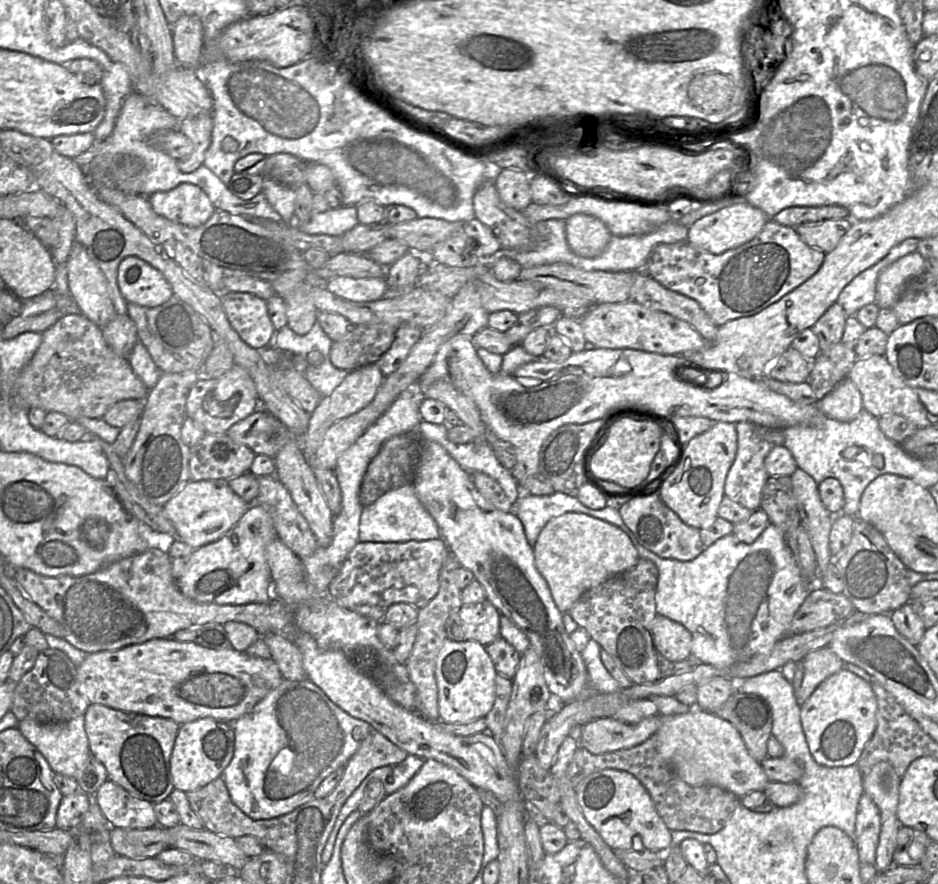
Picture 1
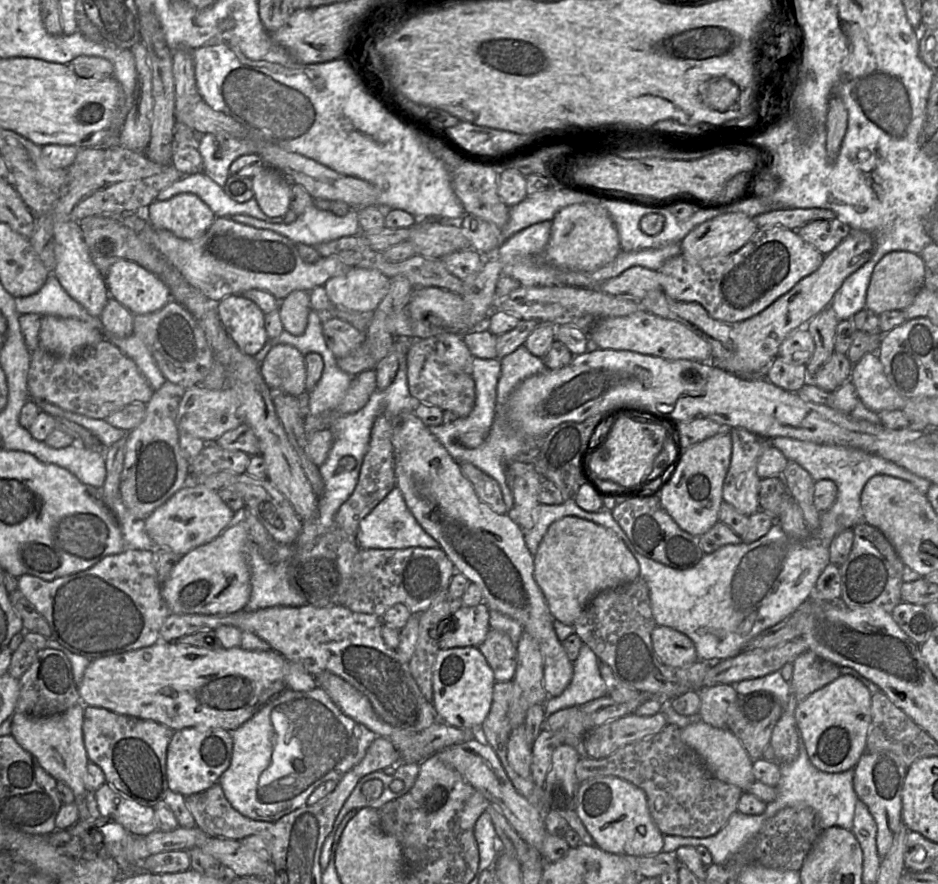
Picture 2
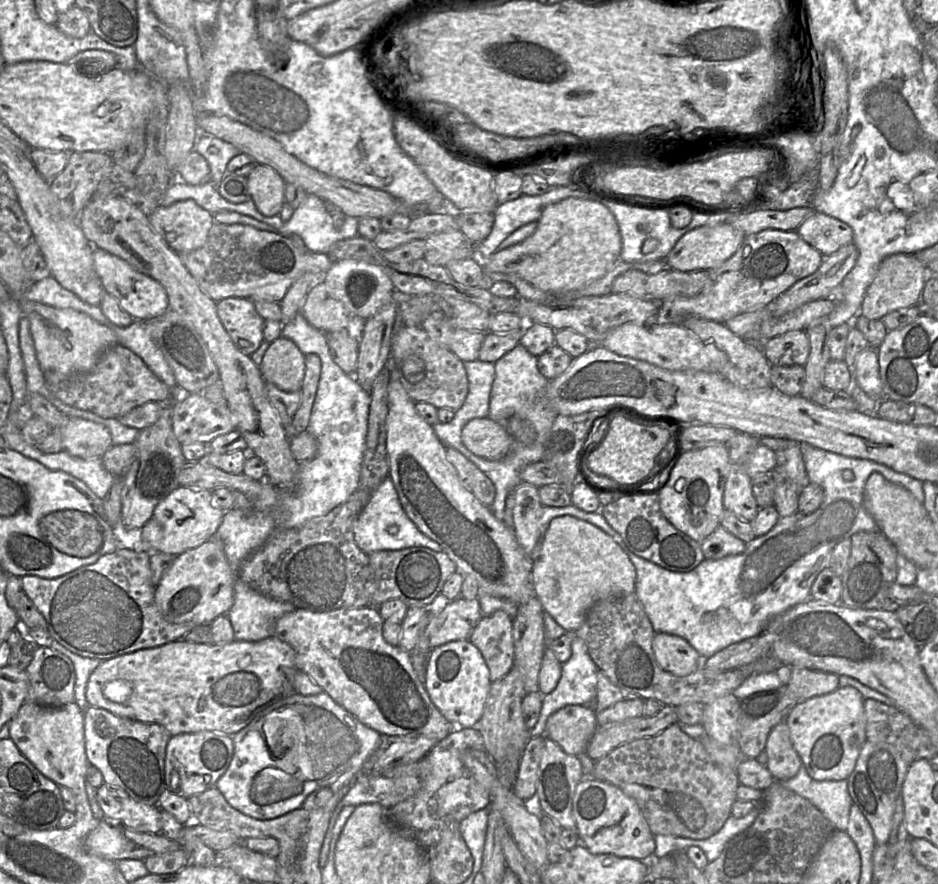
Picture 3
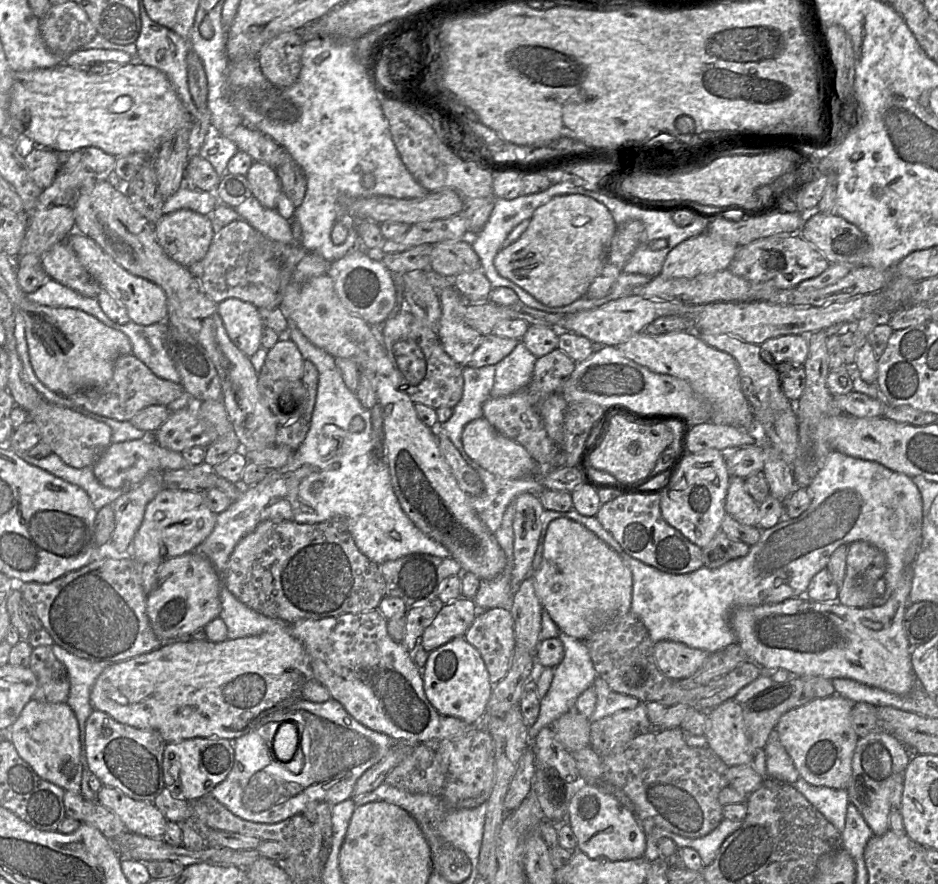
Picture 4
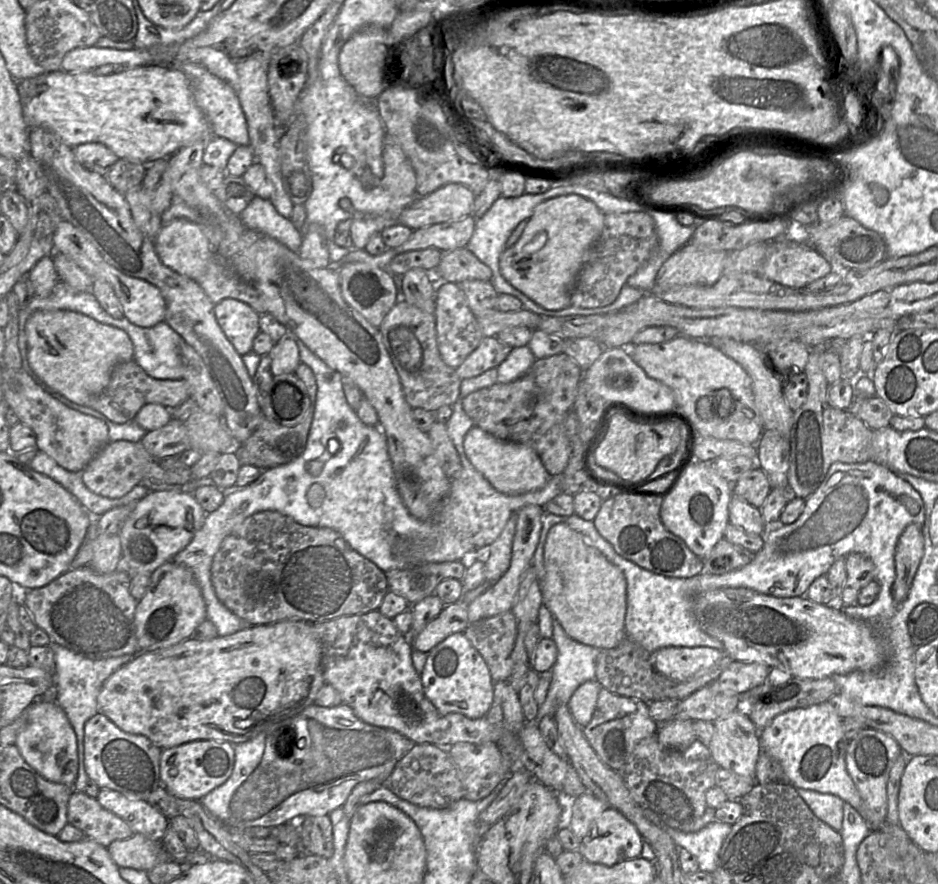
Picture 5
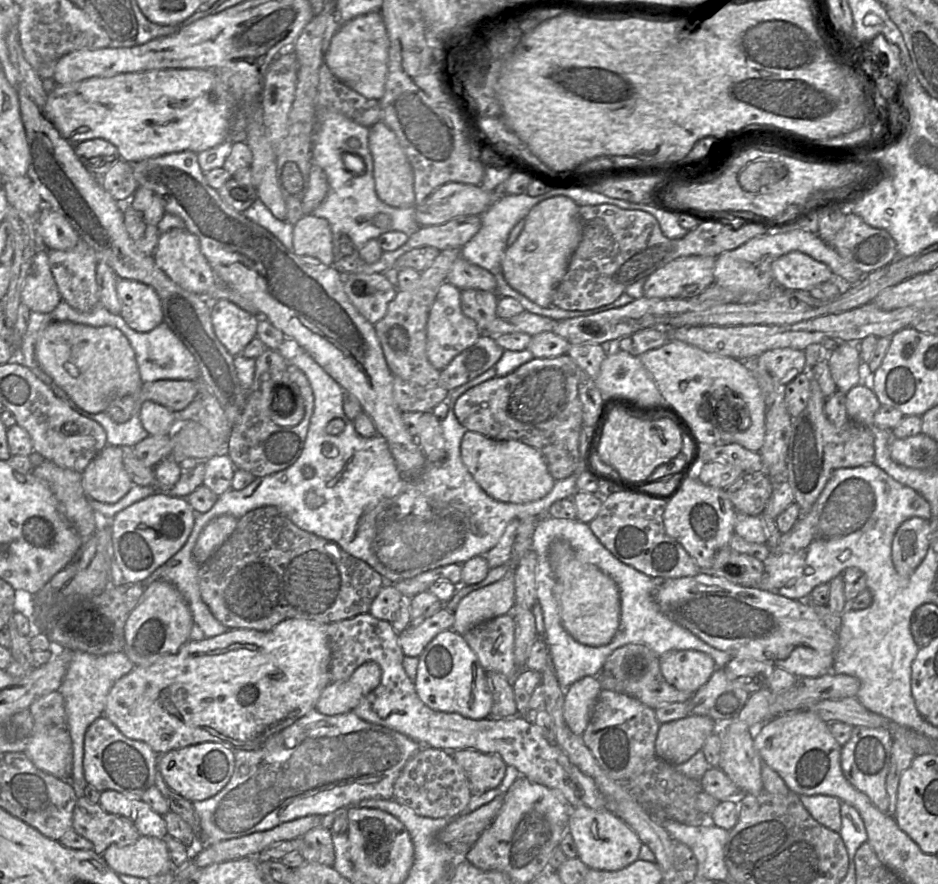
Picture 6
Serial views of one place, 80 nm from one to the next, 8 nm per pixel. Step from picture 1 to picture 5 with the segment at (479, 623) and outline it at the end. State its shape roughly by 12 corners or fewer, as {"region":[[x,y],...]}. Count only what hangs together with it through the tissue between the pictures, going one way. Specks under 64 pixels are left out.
{"region":[[467,604],[444,605],[416,636],[412,649],[429,653],[469,624]]}

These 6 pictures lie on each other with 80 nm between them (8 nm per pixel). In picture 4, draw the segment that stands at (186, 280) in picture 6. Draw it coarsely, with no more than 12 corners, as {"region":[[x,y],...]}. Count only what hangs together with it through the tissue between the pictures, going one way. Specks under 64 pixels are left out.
{"region":[[179,209],[154,230],[165,253],[189,267],[215,234],[210,215]]}

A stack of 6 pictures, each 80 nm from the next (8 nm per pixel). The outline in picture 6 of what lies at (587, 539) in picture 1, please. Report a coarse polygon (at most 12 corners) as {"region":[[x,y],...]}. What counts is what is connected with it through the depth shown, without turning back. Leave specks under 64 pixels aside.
{"region":[[564,539],[548,558],[564,629],[609,644],[620,625],[616,582]]}

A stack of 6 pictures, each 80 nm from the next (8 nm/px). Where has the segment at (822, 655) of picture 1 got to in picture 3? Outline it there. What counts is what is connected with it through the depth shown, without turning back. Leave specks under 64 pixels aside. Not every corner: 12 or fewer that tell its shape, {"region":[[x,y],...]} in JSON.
{"region":[[794,666],[787,686],[802,702],[837,690],[839,676]]}

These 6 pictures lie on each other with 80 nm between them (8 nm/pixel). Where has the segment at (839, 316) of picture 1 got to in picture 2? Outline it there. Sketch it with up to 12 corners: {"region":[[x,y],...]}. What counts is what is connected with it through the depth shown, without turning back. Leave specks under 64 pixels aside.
{"region":[[828,306],[805,325],[814,341],[807,383],[835,352],[840,320]]}

